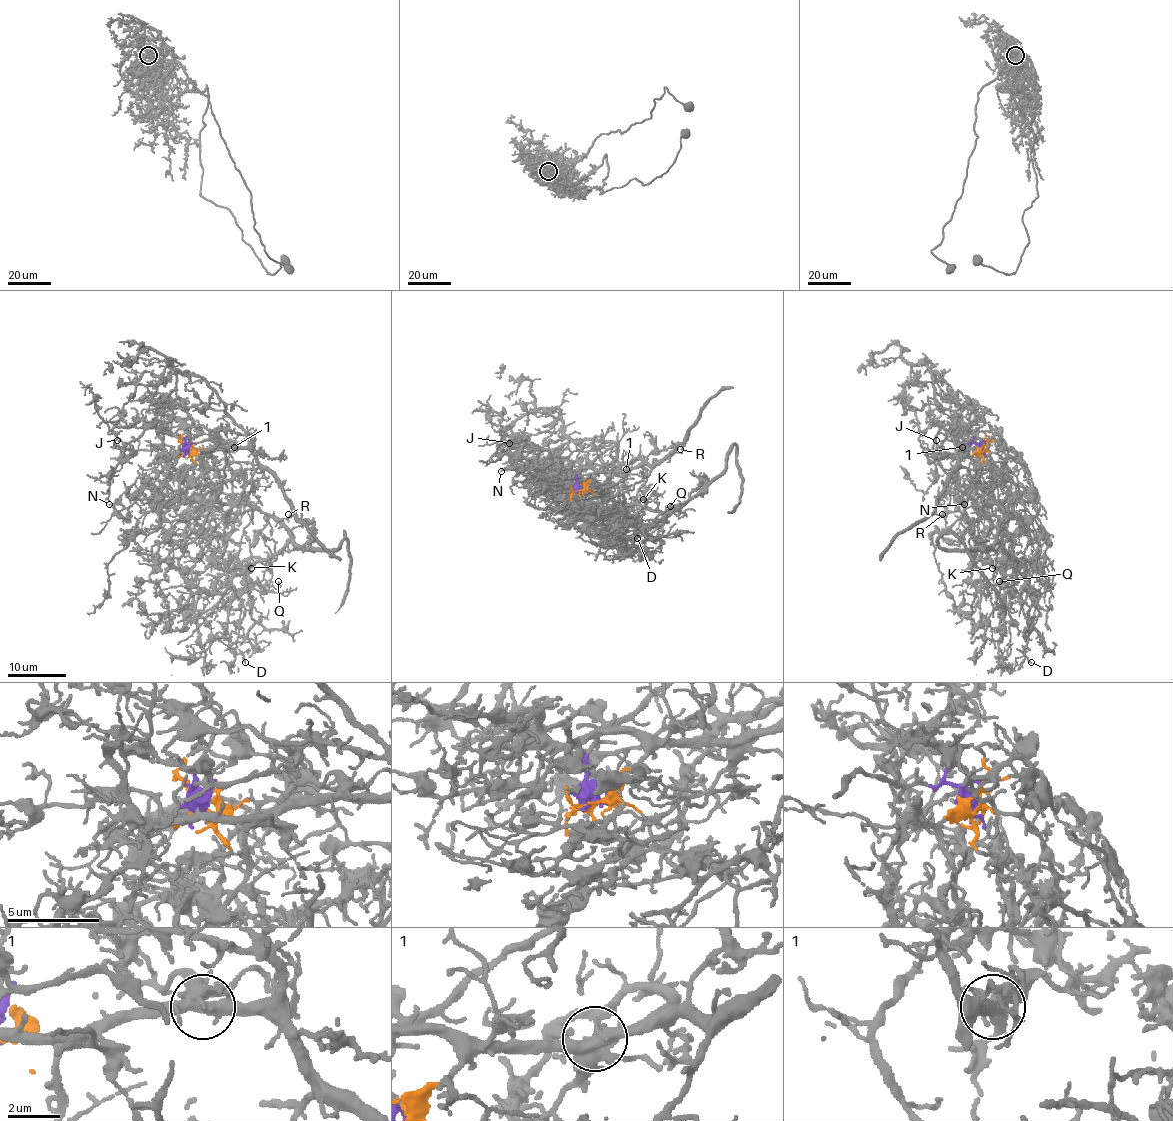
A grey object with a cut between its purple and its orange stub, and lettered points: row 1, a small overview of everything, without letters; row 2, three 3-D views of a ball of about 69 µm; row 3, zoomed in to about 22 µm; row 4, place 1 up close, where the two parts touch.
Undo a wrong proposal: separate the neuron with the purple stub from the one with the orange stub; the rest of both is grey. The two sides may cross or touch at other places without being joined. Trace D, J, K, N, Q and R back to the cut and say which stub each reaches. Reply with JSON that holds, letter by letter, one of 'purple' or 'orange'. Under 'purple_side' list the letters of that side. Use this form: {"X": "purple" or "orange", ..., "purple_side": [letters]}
{"D": "purple", "J": "orange", "K": "purple", "N": "orange", "Q": "purple", "R": "orange", "purple_side": ["D", "K", "Q"]}

